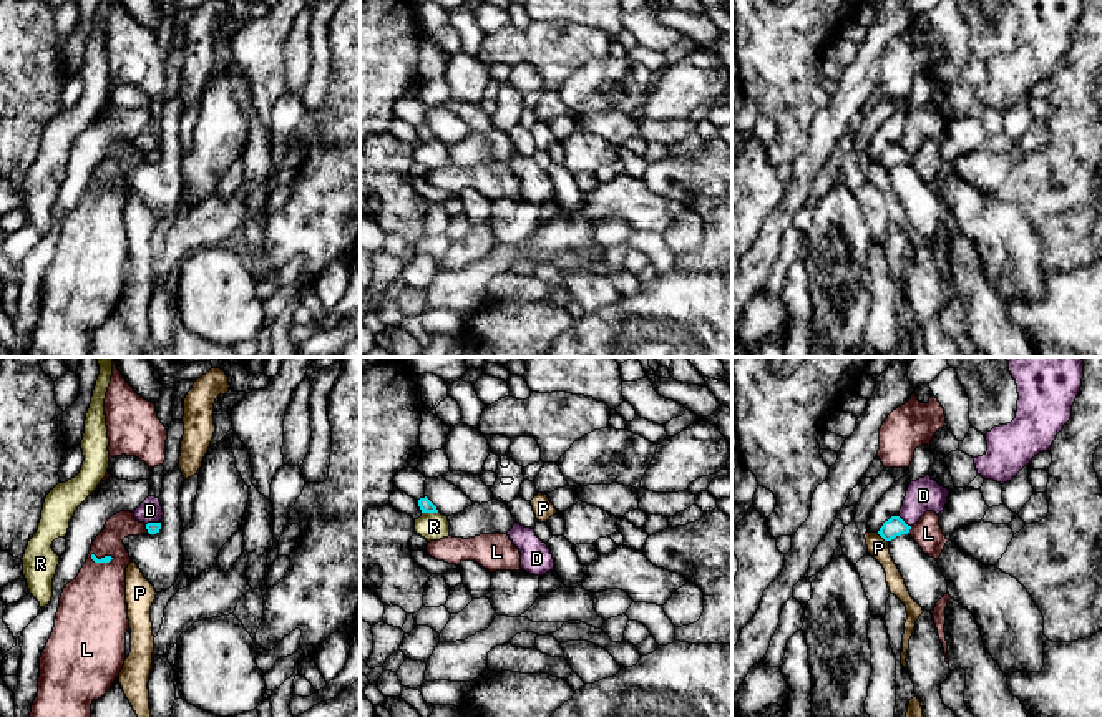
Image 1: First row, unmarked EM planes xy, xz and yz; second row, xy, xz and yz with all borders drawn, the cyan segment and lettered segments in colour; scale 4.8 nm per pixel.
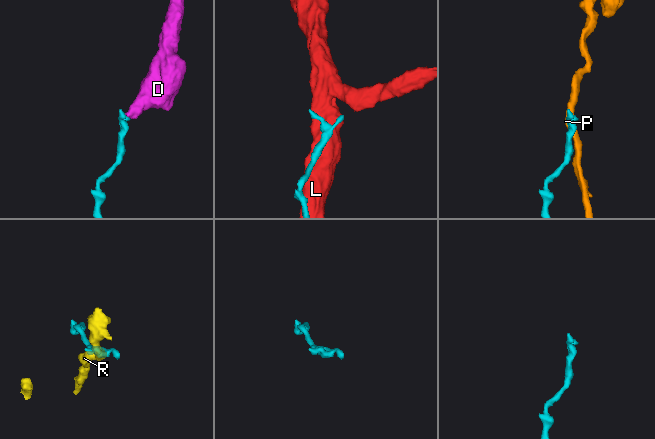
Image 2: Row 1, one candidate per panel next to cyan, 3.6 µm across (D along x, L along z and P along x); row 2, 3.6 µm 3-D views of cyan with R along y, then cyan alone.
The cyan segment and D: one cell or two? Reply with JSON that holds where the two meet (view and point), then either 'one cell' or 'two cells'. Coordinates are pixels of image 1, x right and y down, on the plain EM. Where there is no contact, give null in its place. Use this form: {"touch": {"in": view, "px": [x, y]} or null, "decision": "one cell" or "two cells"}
{"touch": {"in": "yz", "px": [903, 150]}, "decision": "two cells"}

